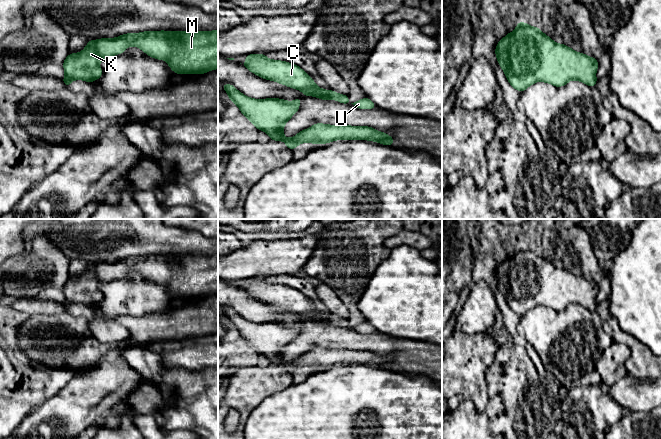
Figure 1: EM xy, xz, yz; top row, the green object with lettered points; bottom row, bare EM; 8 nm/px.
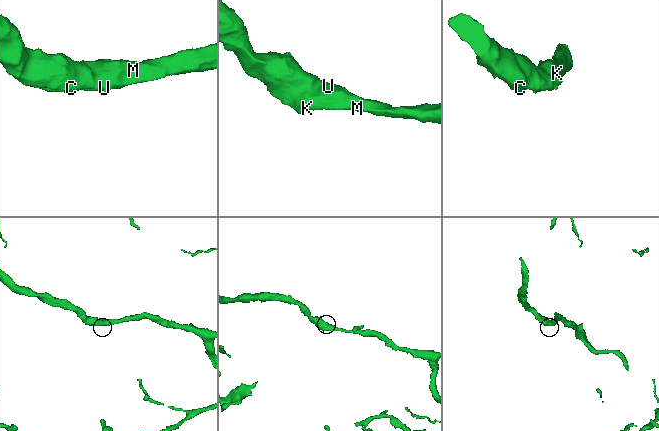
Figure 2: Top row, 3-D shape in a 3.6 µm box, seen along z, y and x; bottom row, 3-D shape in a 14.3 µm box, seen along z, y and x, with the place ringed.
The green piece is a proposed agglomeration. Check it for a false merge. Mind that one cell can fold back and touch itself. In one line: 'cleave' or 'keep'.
keep

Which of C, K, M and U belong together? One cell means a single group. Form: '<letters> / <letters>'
C K M U

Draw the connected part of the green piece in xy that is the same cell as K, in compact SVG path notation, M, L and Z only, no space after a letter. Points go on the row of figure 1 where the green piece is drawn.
M218 30L144 31L88 40L81 52L65 58L62 81L67 87L74 80L94 82L103 74L99 63L129 46L138 47L151 58L165 60L176 74L204 74L218 69Z

